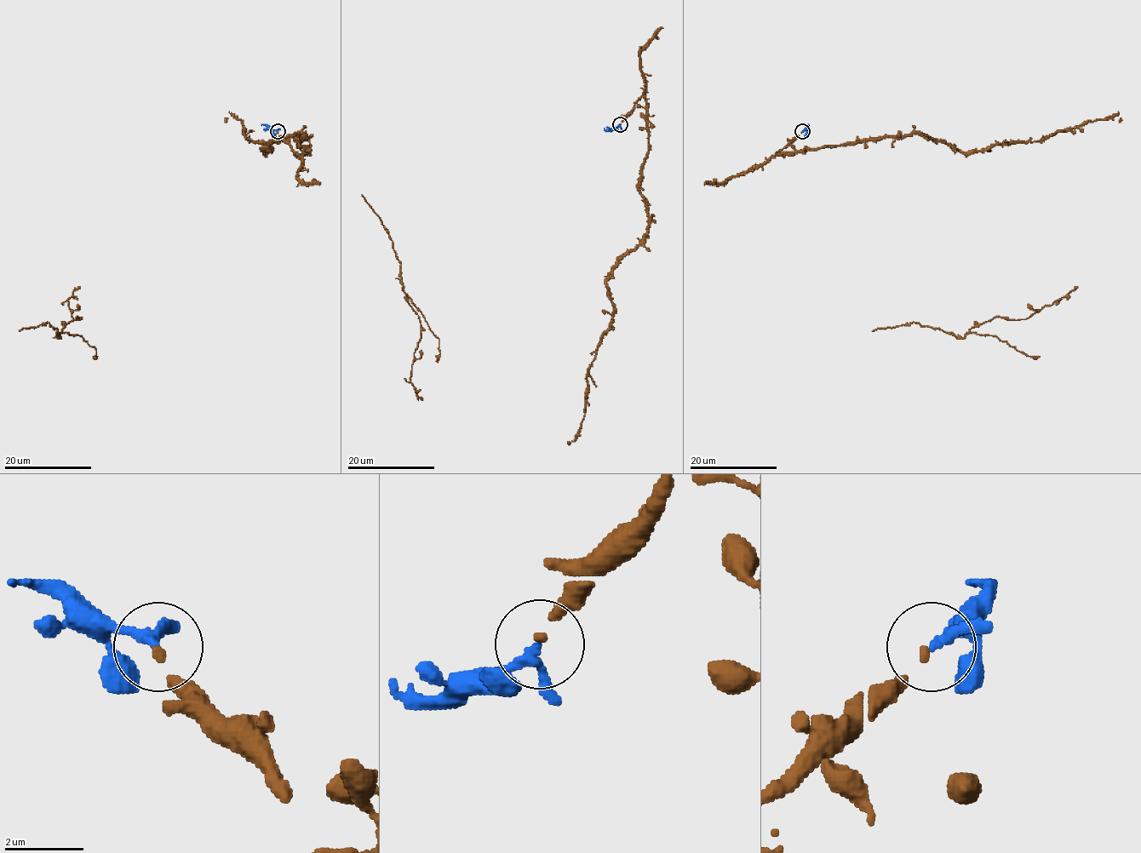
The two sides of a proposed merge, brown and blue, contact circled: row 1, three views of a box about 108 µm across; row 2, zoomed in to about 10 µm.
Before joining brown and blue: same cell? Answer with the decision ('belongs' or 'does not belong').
belongs

